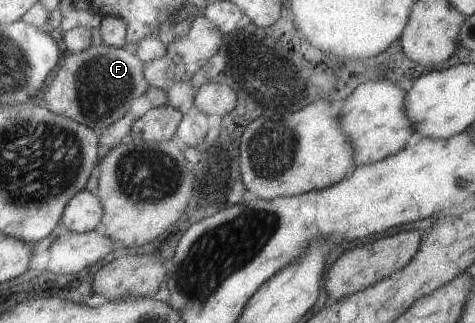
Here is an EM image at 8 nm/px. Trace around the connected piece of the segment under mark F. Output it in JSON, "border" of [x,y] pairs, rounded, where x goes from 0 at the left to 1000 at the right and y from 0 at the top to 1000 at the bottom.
{"border":[[[196,139],[135,180],[133,201],[116,223],[84,307],[99,310],[103,334],[128,359],[158,365],[196,402],[223,402],[255,372],[280,316],[314,279],[312,241],[301,226],[305,189],[307,173],[272,146]]]}

